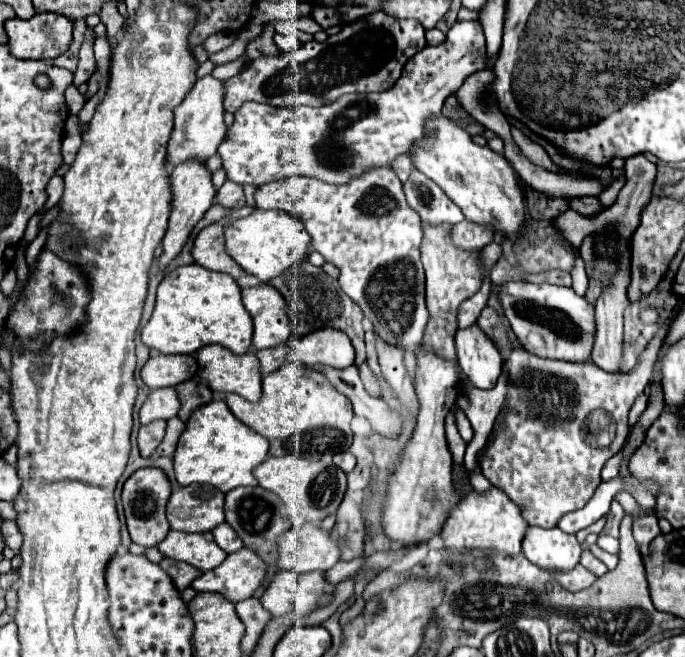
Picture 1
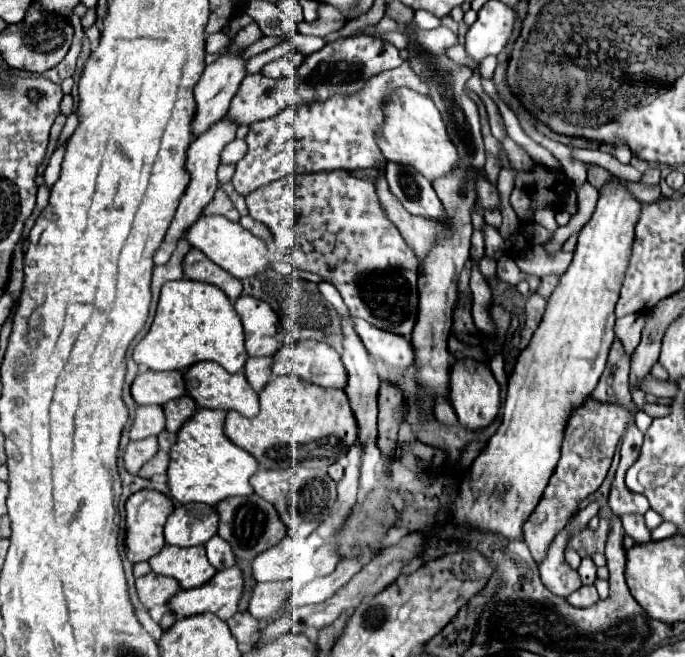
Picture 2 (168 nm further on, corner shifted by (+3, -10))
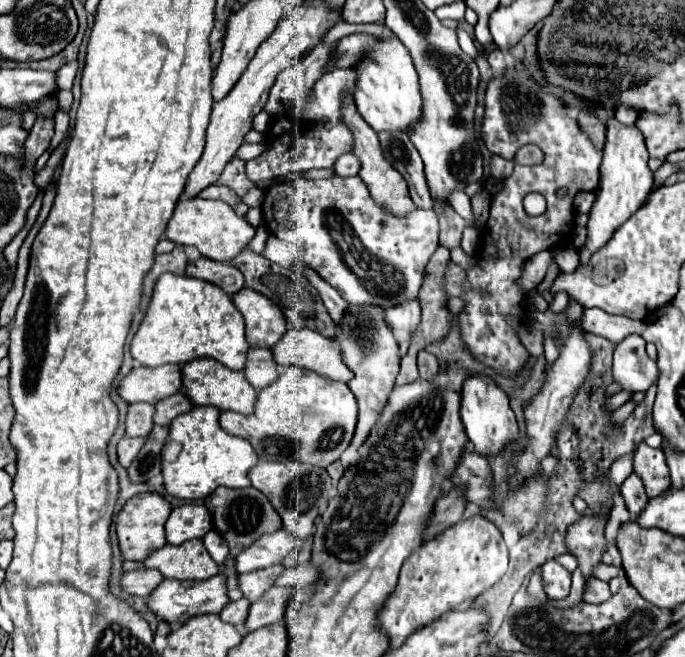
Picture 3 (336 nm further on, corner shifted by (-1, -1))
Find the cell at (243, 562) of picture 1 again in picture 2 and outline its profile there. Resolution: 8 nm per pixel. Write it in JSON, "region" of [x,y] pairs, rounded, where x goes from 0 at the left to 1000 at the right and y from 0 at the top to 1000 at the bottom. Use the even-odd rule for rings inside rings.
{"region":[[[346,861],[340,865],[328,865],[323,871],[317,871],[302,889],[296,889],[293,895],[282,895],[282,898],[261,898],[244,919],[244,925],[258,938],[258,941],[273,941],[273,938],[285,938],[285,935],[296,935],[296,932],[308,932],[314,938],[320,938],[323,944],[334,944],[343,932],[346,932],[346,916],[355,904],[355,874]]]}

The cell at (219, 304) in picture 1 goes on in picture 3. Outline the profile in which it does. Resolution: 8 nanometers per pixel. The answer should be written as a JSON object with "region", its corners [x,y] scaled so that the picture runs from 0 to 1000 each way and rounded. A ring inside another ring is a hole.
{"region":[[[238,416],[226,434],[220,464],[215,470],[212,486],[203,495],[203,504],[197,507],[191,519],[191,540],[200,546],[206,556],[215,559],[232,559],[244,553],[258,553],[267,556],[273,549],[282,549],[288,543],[311,543],[328,559],[346,565],[358,559],[364,522],[358,516],[358,486],[349,476],[349,470],[340,464],[340,455],[317,434],[308,434],[302,428],[273,422],[273,419],[253,419],[253,416]]]}

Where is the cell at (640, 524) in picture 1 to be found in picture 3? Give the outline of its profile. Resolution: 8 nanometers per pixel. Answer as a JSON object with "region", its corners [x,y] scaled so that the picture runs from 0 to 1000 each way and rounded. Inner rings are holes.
{"region":[[[921,720],[921,723],[912,729],[912,735],[907,738],[907,753],[909,753],[909,760],[912,760],[912,769],[915,769],[918,781],[921,781],[927,790],[942,778],[942,772],[945,772],[945,766],[947,766],[947,756],[942,753],[939,735],[936,735],[936,729],[933,729],[927,720]]]}

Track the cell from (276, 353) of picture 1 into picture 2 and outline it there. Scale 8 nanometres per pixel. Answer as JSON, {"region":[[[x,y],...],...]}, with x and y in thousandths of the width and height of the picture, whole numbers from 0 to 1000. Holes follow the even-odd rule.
{"region":[[[361,545],[355,566],[372,597],[381,597],[393,581],[396,557],[399,557],[399,545]]]}

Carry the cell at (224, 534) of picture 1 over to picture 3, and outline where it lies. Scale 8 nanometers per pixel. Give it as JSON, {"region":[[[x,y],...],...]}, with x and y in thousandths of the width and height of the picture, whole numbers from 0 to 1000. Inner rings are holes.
{"region":[[[305,808],[299,817],[296,817],[296,826],[299,826],[299,836],[305,839],[305,845],[311,848],[314,857],[320,860],[328,860],[331,848],[334,848],[334,830],[331,823],[320,814],[320,808]]]}

